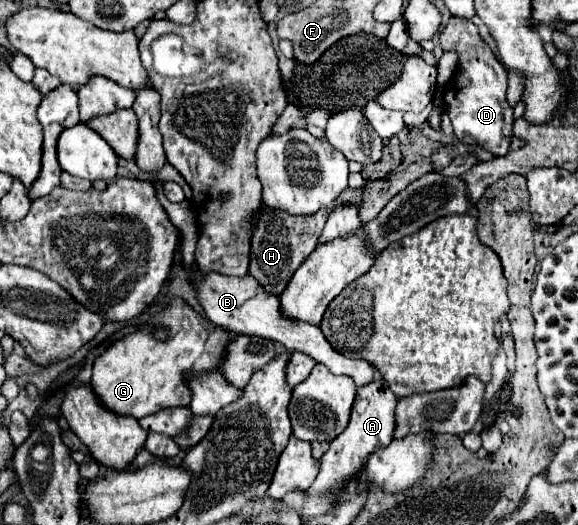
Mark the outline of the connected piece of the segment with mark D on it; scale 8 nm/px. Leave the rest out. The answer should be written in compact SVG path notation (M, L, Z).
M451 18L443 32L439 34L439 44L443 50L453 50L459 54L459 74L457 83L449 83L449 88L444 95L444 104L449 110L449 118L455 130L455 136L465 144L481 146L483 150L505 156L511 146L513 138L513 108L507 102L507 72L495 60L491 48L481 42L481 36L477 32L477 26L471 20L459 20Z

